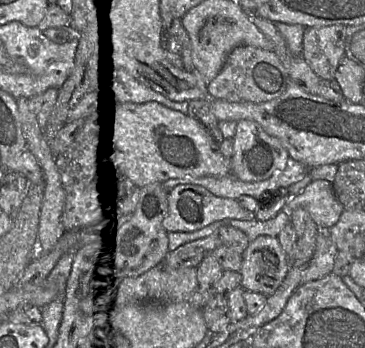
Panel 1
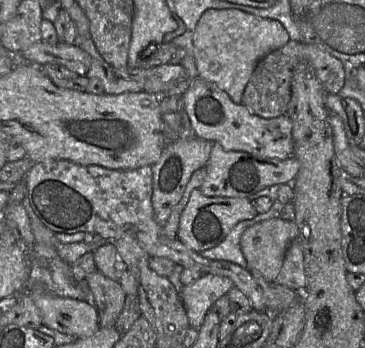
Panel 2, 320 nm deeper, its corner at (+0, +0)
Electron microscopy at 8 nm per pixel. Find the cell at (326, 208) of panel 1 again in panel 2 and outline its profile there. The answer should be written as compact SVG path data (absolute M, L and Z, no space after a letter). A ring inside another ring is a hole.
M197 188L191 192L181 213L177 239L188 248L201 252L222 242L238 222L253 219L256 215L252 202L247 198L207 197Z

